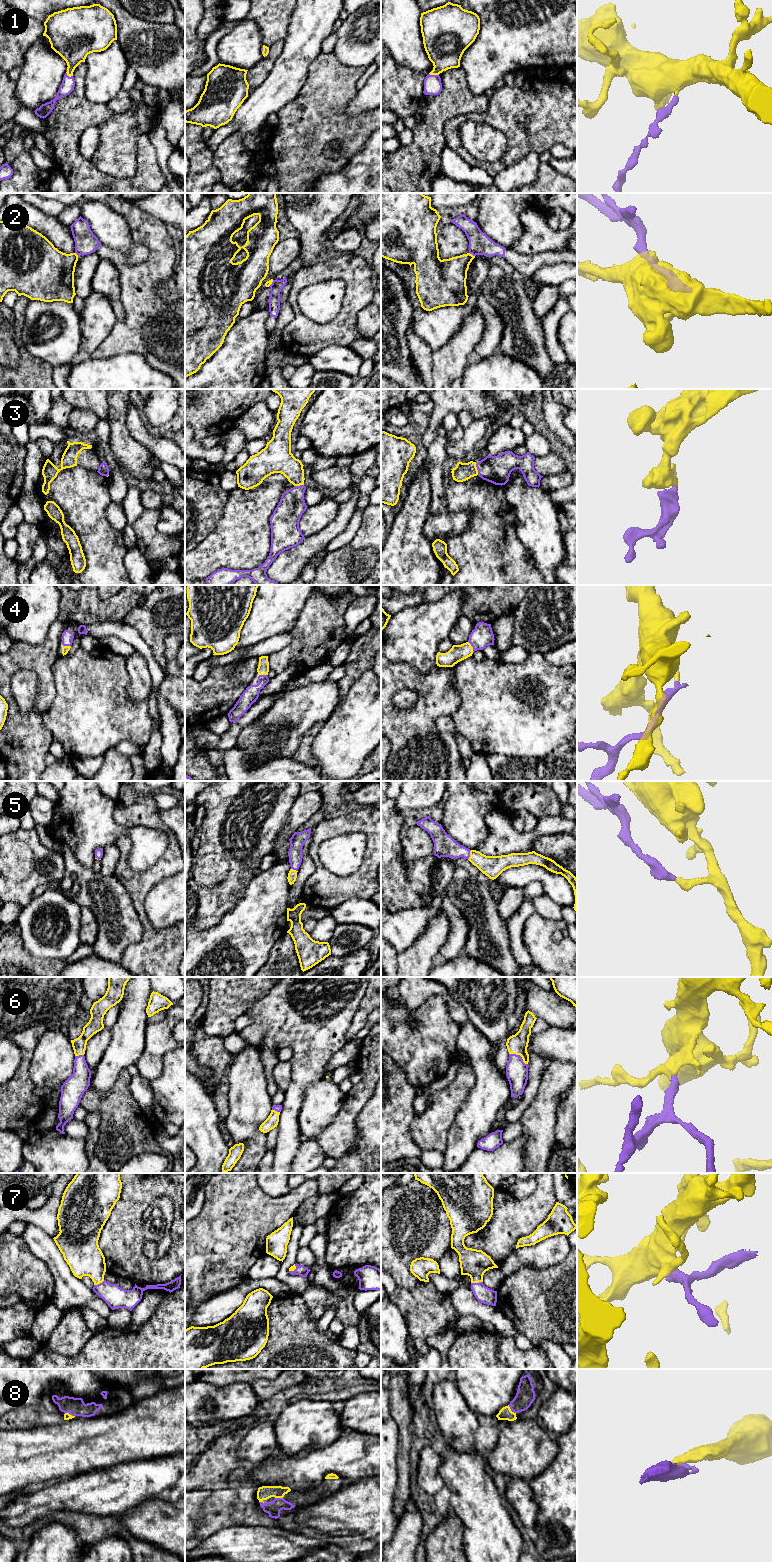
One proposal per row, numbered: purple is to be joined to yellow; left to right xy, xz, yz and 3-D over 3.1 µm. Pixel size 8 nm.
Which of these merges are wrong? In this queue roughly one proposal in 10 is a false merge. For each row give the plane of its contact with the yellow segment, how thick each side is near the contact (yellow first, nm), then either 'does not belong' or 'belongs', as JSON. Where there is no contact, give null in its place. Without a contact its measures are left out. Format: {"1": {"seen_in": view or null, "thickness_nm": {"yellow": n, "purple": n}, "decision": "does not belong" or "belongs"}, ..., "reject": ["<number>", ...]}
{"1": {"seen_in": "yz", "thickness_nm": {"yellow": 320, "purple": 140}, "decision": "belongs"}, "2": {"seen_in": "yz", "thickness_nm": {"yellow": 280, "purple": 180}, "decision": "does not belong"}, "3": {"seen_in": "yz", "thickness_nm": {"yellow": 140, "purple": 220}, "decision": "belongs"}, "4": {"seen_in": "yz", "thickness_nm": {"yellow": 140, "purple": 170}, "decision": "belongs"}, "5": {"seen_in": "yz", "thickness_nm": {"yellow": 180, "purple": 180}, "decision": "belongs"}, "6": {"seen_in": "yz", "thickness_nm": {"yellow": 160, "purple": 180}, "decision": "belongs"}, "7": {"seen_in": "yz", "thickness_nm": {"yellow": 220, "purple": 130}, "decision": "belongs"}, "8": {"seen_in": "xz", "thickness_nm": {"yellow": 110, "purple": 110}, "decision": "belongs"}, "reject": ["2"]}

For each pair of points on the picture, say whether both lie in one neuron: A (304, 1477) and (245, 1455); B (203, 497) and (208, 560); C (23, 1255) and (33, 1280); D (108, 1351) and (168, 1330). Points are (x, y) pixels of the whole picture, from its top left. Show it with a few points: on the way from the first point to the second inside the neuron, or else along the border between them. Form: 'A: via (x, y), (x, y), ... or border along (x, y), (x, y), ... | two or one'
A: border along (278, 1450), (256, 1463), (241, 1463) | two
B: border along (221, 517), (216, 527), (195, 547) | two
C: via (23, 1261), (23, 1270), (27, 1274) | one
D: via (123, 1351), (147, 1351), (153, 1345) | one

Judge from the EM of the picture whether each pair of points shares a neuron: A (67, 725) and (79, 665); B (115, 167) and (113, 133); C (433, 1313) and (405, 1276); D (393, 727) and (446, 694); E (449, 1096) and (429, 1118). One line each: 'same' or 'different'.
A: same
B: same
C: different
D: same
E: same

